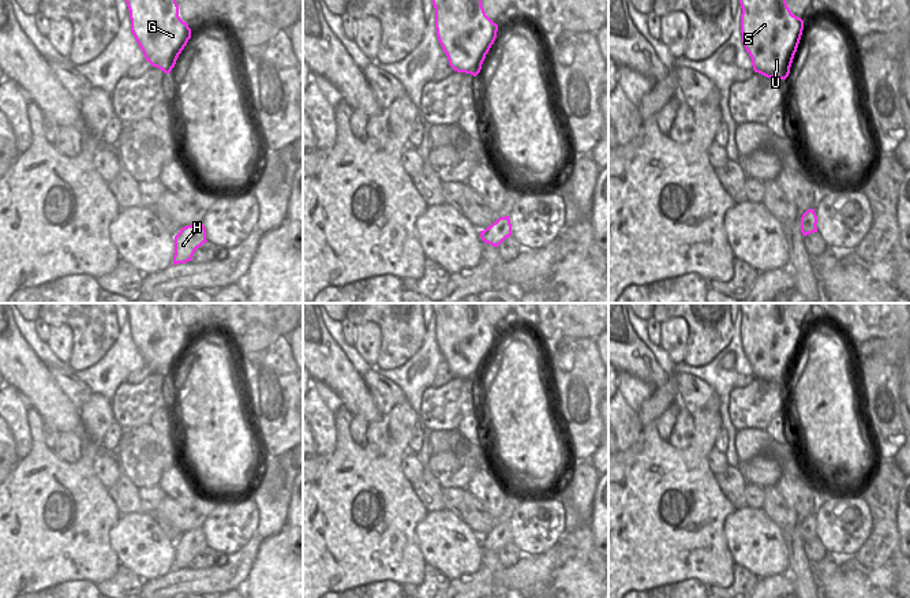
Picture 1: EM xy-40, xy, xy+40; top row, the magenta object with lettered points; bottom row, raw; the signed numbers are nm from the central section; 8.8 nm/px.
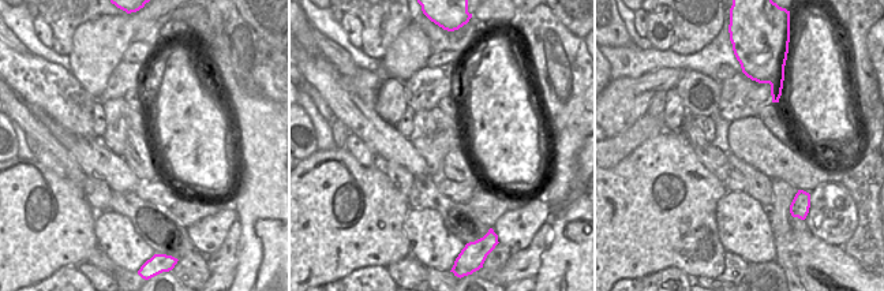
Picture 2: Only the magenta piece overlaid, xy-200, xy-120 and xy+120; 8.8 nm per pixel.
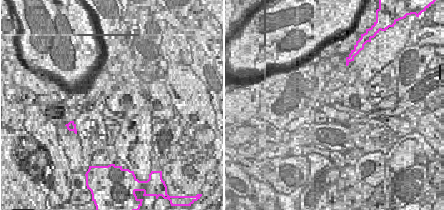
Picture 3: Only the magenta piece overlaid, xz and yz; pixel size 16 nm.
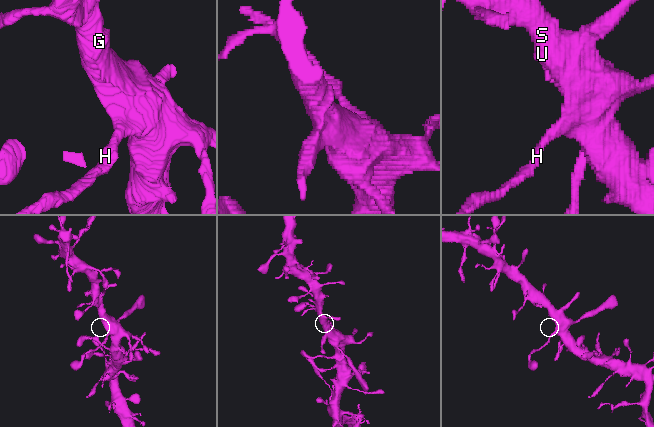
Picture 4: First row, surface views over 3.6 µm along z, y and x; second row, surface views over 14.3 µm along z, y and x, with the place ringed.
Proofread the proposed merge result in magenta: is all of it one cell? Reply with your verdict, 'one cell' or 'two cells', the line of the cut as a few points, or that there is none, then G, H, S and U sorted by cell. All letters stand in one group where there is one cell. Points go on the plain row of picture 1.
two cells | xy+40 (801, 524), (815, 533) | G S U / H

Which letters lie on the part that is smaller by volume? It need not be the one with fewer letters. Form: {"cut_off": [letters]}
{"cut_off": ["H"]}

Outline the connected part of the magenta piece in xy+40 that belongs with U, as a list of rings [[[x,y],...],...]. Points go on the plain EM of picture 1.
[[[738,303],[742,348],[754,378],[786,385],[797,358],[804,326],[791,319],[786,303]]]

